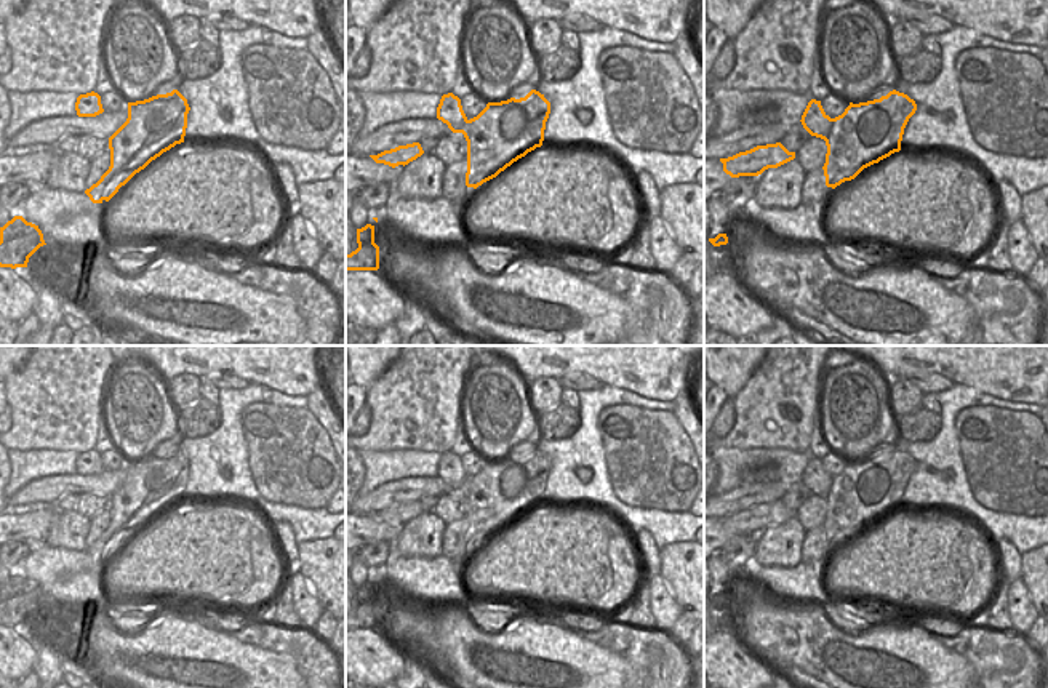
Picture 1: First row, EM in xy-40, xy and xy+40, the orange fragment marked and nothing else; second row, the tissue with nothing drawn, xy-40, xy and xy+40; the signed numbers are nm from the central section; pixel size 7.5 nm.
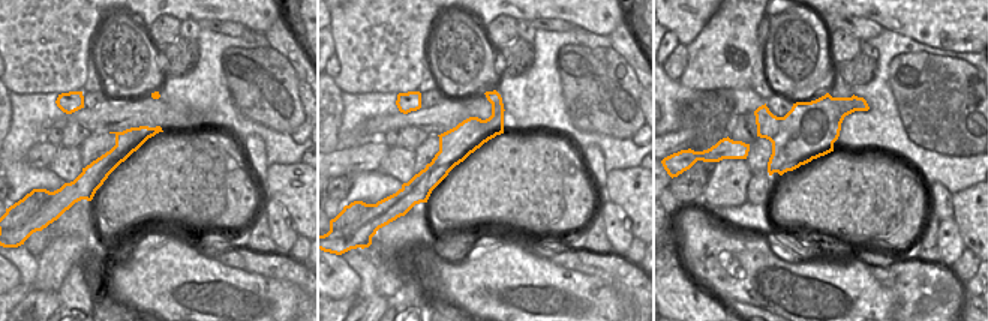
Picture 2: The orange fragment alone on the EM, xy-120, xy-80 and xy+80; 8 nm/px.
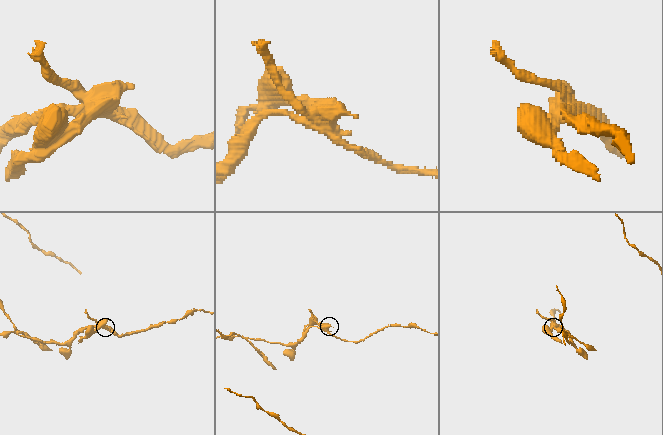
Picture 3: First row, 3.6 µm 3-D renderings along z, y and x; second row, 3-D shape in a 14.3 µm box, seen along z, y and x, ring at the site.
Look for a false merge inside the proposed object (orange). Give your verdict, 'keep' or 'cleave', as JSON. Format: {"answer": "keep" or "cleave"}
{"answer": "cleave"}

